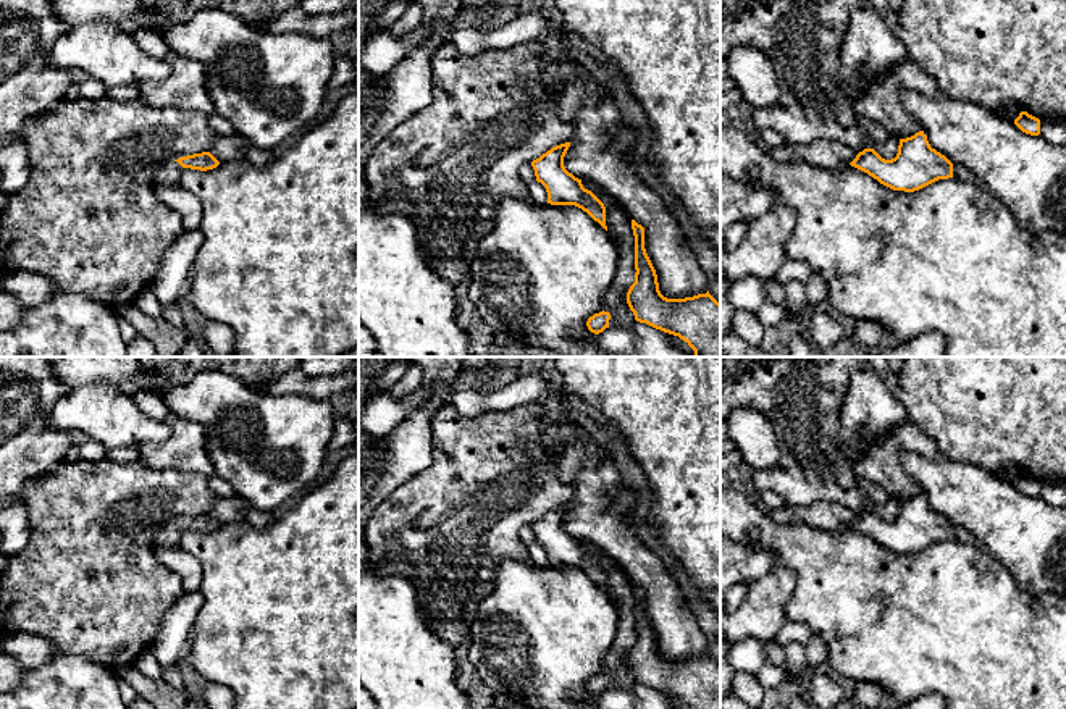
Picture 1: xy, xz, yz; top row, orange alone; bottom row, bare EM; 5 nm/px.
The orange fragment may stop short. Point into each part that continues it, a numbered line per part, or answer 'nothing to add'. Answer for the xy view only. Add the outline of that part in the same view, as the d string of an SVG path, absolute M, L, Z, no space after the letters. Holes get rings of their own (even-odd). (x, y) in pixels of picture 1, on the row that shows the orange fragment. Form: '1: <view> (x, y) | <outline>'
1: xy (168, 173) | M168 162L163 163L155 176L153 176L153 182L160 184L160 186L178 186L179 184L179 173L181 173L183 166L178 162Z

